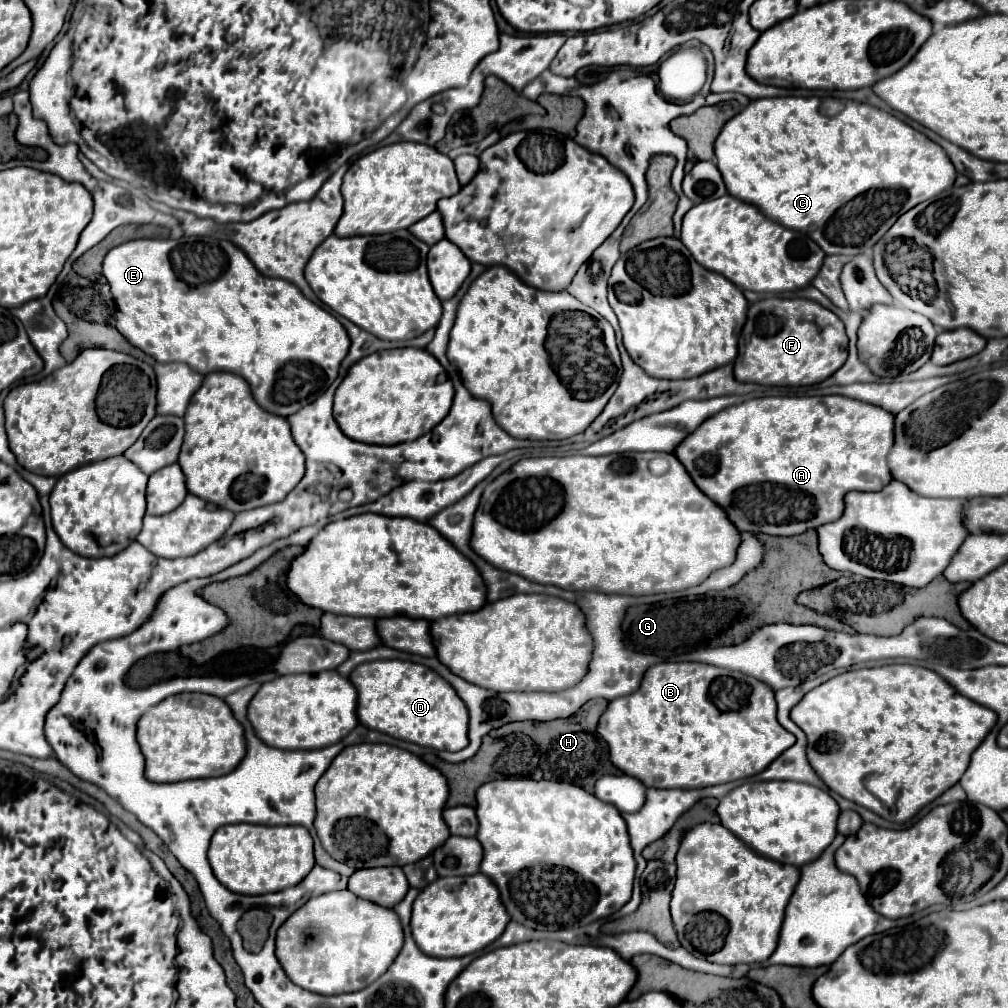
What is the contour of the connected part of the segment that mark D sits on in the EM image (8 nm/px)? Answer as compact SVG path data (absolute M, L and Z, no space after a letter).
M375 660L357 666L349 680L359 694L357 718L363 726L435 750L457 752L469 744L467 708L455 690L433 670L405 660Z

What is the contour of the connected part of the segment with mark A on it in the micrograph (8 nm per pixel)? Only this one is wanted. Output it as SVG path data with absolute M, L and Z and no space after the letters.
M767 396L767 398L753 398L741 404L735 404L731 408L721 410L719 414L707 418L695 432L691 432L675 450L679 462L683 462L685 470L701 488L701 492L711 498L719 508L725 510L727 518L733 522L733 526L739 532L753 532L753 534L769 534L769 536L795 536L803 534L809 528L819 528L827 522L835 522L843 514L843 496L851 490L859 492L877 492L881 486L887 486L891 482L891 474L887 468L887 454L893 446L893 414L865 402L857 402L845 396L801 396L801 398L789 398L789 396Z

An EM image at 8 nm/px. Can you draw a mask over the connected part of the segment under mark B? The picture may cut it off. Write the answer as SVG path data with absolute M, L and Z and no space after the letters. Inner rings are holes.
M661 662L661 664L651 666L643 674L643 680L641 680L641 686L637 692L609 702L607 710L599 718L597 732L609 744L611 764L615 768L619 768L623 774L629 774L629 776L637 778L639 782L643 782L647 788L651 788L651 786L653 788L707 788L707 786L717 786L717 784L749 778L749 776L763 772L781 752L785 752L787 748L791 748L795 744L795 736L791 732L787 732L775 718L775 696L773 696L773 690L769 684L765 684L753 676L741 674L741 672L733 672L733 670L725 670L725 668L717 668L717 666L709 666L709 664L701 664L701 662ZM715 700L717 702L729 700L729 710L721 710L719 706L715 706Z

